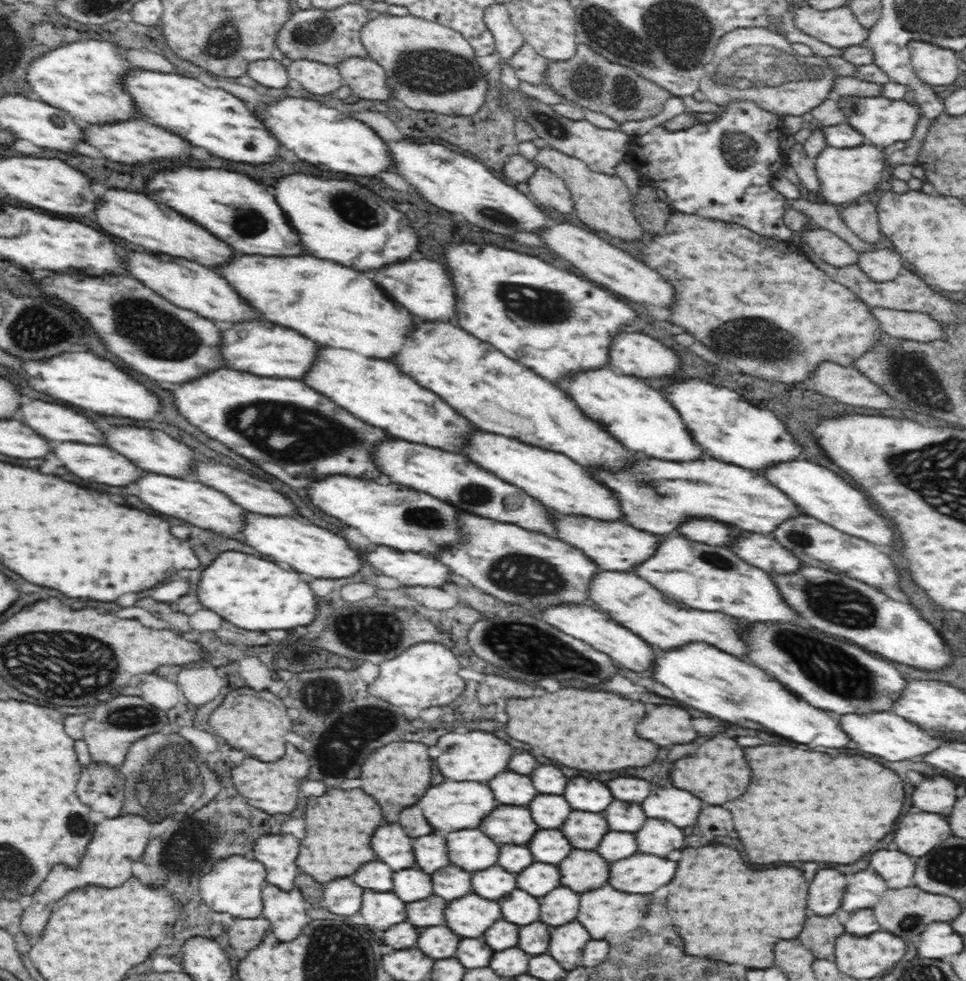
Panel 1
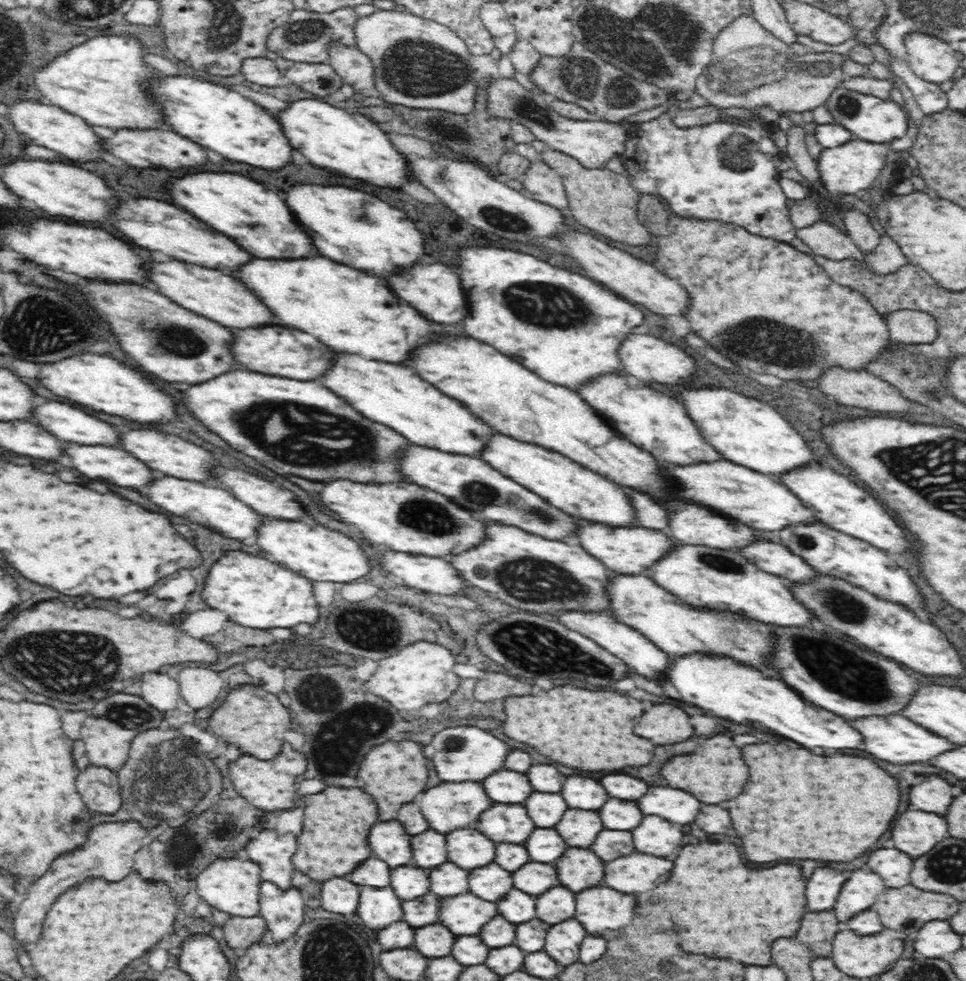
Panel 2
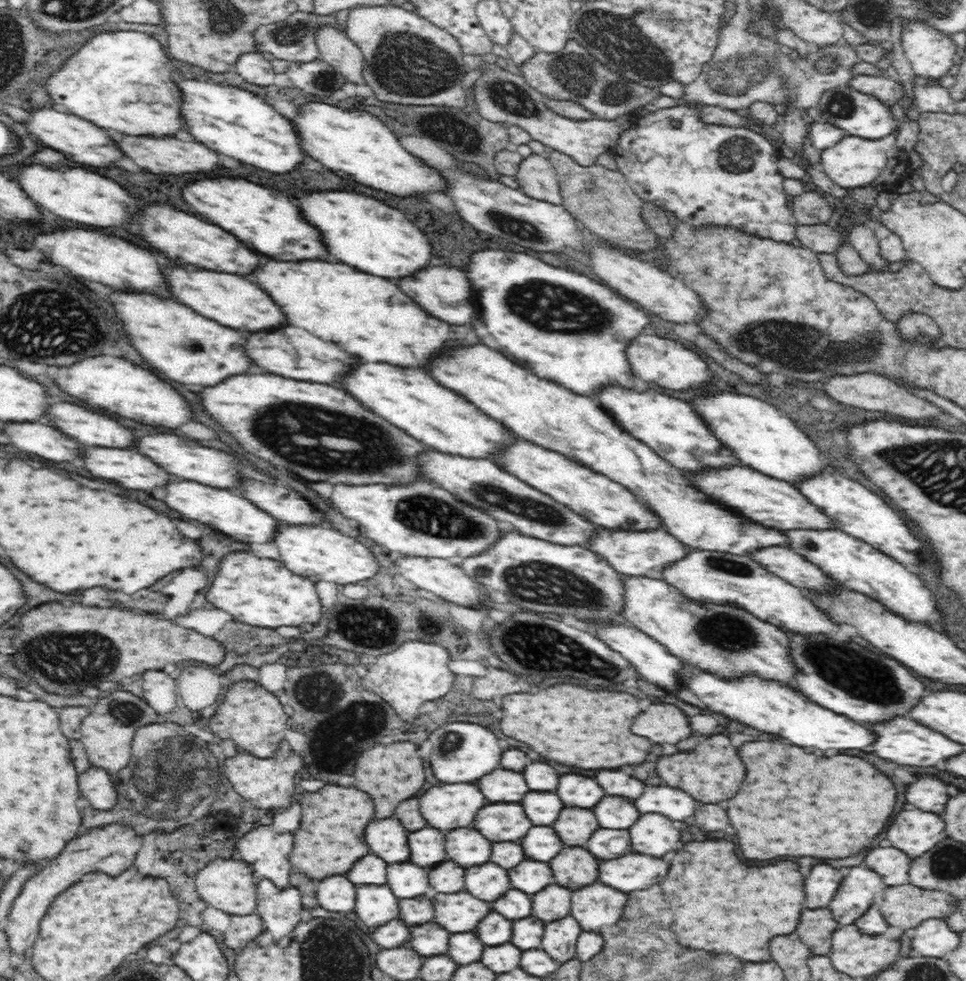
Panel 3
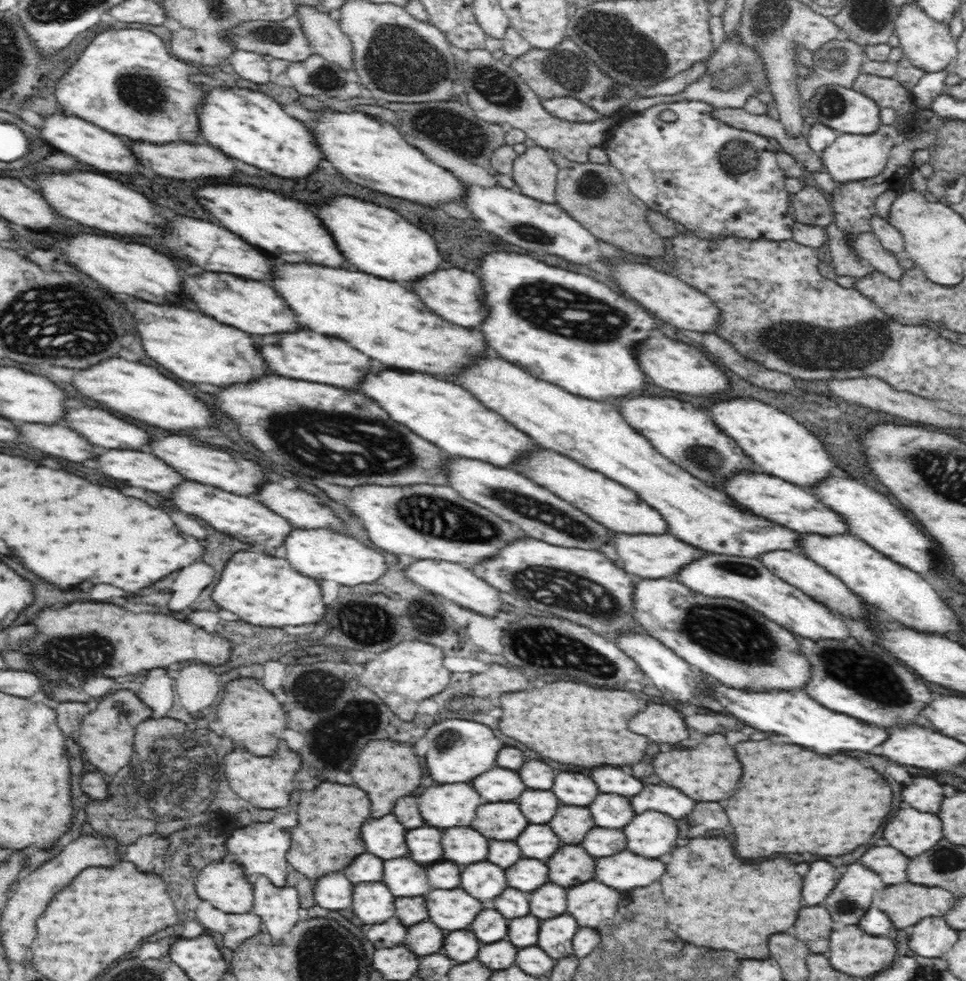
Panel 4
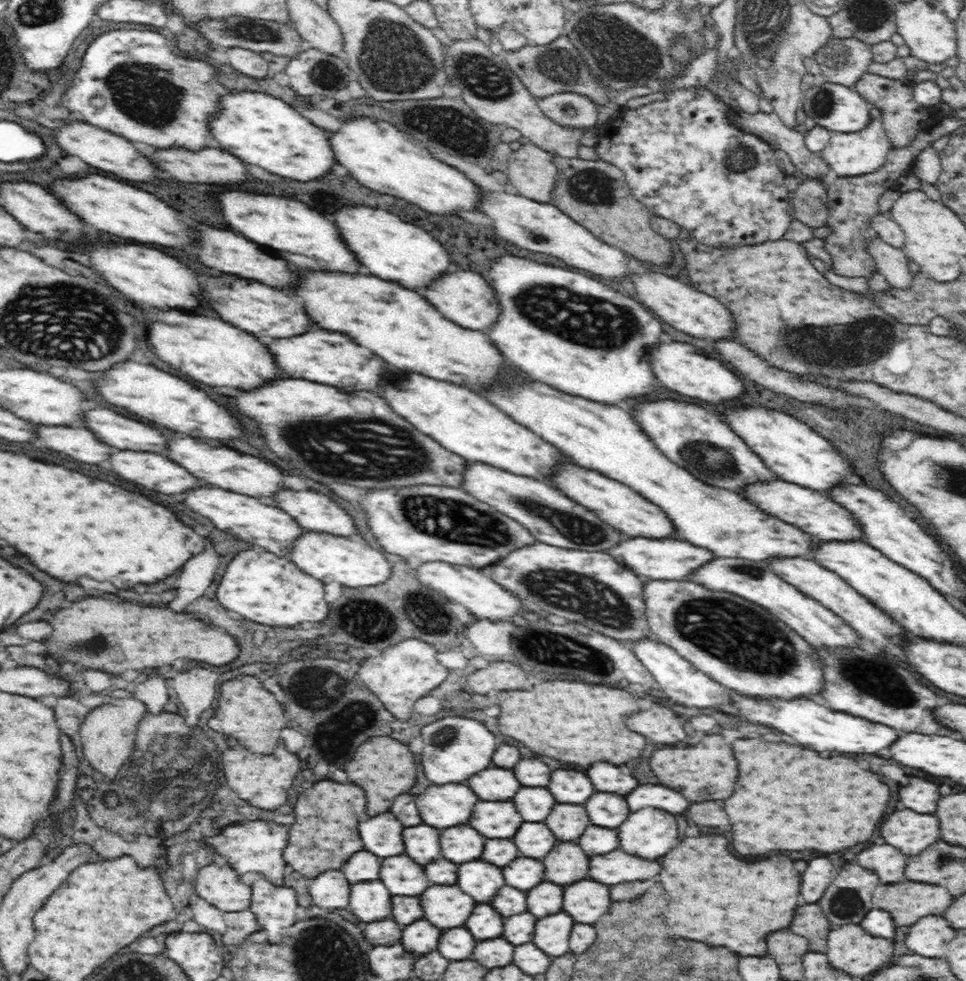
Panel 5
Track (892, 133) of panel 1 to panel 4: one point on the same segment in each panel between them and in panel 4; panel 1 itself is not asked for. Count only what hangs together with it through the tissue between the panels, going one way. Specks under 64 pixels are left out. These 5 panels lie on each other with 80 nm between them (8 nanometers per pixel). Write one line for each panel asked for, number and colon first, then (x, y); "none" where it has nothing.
2: (872, 119)
3: (861, 115)
4: (845, 109)

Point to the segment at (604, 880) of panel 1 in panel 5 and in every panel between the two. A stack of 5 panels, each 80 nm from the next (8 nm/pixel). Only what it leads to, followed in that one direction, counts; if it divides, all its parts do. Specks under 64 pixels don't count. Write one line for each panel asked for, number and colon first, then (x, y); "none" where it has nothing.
2: (579, 869)
3: (575, 868)
4: (571, 865)
5: (566, 864)

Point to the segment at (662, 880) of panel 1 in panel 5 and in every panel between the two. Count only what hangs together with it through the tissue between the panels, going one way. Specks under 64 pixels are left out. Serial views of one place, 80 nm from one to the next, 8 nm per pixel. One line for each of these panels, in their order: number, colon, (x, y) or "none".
2: (638, 872)
3: (634, 872)
4: (624, 871)
5: (616, 867)

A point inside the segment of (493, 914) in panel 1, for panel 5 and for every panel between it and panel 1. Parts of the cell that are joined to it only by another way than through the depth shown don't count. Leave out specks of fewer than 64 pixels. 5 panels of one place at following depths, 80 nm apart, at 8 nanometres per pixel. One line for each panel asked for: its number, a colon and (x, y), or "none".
2: (465, 915)
3: (462, 912)
4: (455, 910)
5: (445, 906)

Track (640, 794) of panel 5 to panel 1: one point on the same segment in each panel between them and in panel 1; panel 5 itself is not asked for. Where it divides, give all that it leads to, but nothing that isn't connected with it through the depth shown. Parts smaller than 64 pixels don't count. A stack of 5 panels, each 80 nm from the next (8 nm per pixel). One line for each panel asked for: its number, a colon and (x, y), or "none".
1: (681, 808)
2: (678, 807)
3: (670, 802)
4: (664, 799)

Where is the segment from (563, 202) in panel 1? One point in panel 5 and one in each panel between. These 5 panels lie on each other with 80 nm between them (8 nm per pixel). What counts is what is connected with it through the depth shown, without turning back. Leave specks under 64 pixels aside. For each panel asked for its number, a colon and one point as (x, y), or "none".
2: (541, 183)
3: (537, 178)
4: (534, 172)
5: (531, 170)

